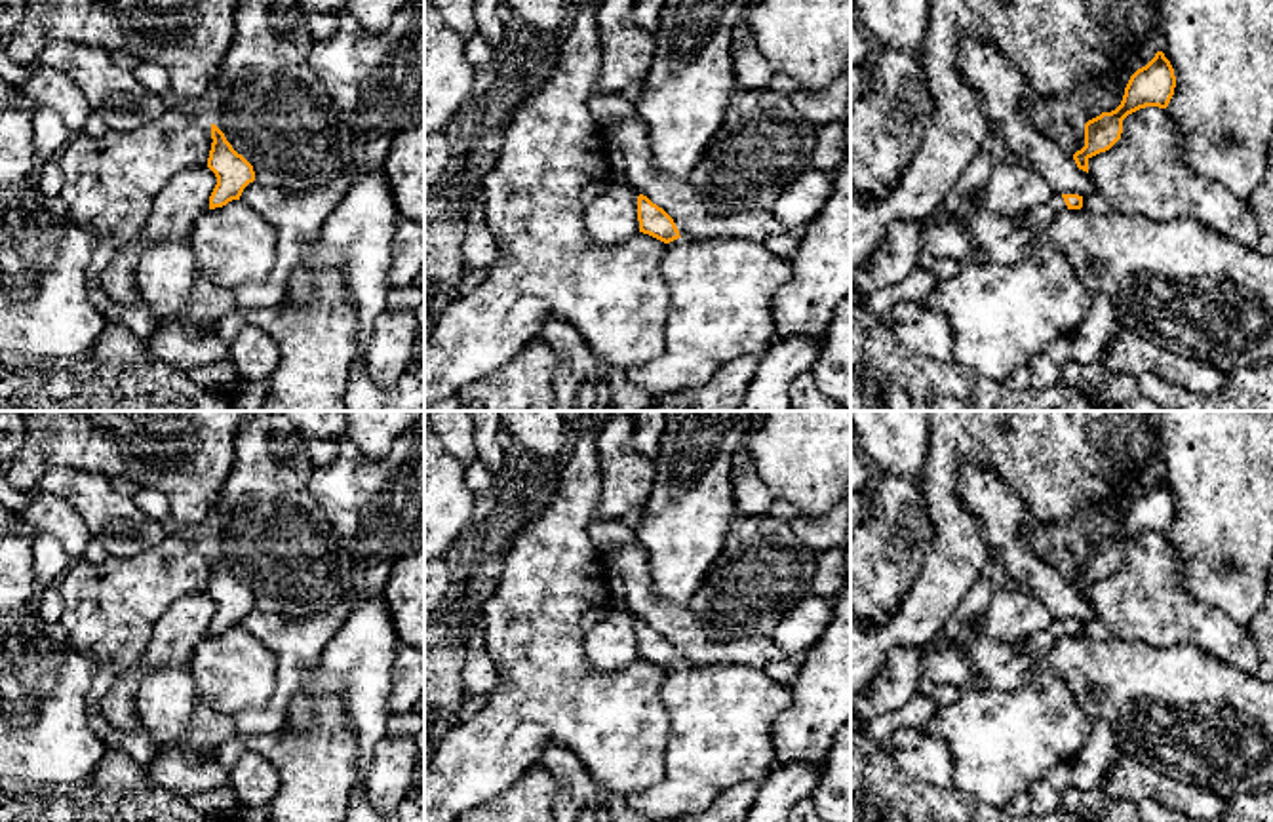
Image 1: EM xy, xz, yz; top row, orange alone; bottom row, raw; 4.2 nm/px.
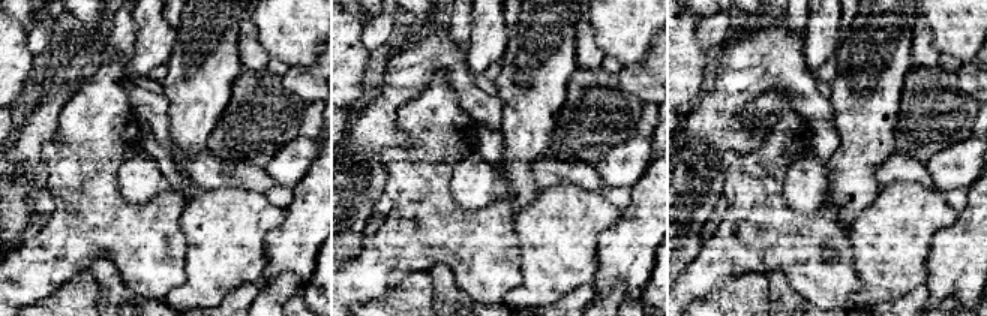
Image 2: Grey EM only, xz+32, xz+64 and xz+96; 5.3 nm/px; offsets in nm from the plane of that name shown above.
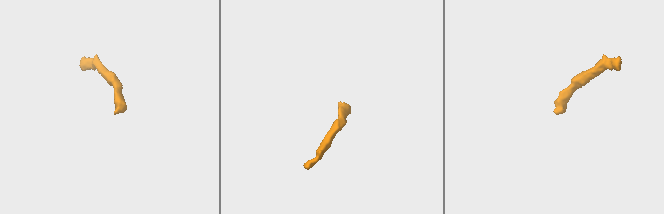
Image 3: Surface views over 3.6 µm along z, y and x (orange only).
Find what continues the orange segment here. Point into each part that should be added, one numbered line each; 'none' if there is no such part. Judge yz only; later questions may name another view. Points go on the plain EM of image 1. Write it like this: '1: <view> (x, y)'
1: yz (1039, 642)

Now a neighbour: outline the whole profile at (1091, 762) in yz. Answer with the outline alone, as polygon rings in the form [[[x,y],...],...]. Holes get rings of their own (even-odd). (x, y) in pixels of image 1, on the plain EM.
[[[1094,719],[1088,738],[1073,759],[1071,786],[1088,792],[1104,786],[1104,771],[1117,752],[1111,729]]]

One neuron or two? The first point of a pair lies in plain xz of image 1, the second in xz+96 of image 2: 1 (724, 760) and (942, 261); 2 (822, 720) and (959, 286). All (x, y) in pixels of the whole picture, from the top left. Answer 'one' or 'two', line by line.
1: two
2: one

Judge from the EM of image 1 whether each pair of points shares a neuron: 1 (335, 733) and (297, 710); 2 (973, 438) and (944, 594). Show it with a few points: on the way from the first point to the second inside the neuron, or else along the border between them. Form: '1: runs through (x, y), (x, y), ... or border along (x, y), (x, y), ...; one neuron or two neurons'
1: border along (301, 687), (313, 697), (313, 724), (292, 731); two neurons
2: runs through (946, 476), (946, 556); one neuron

